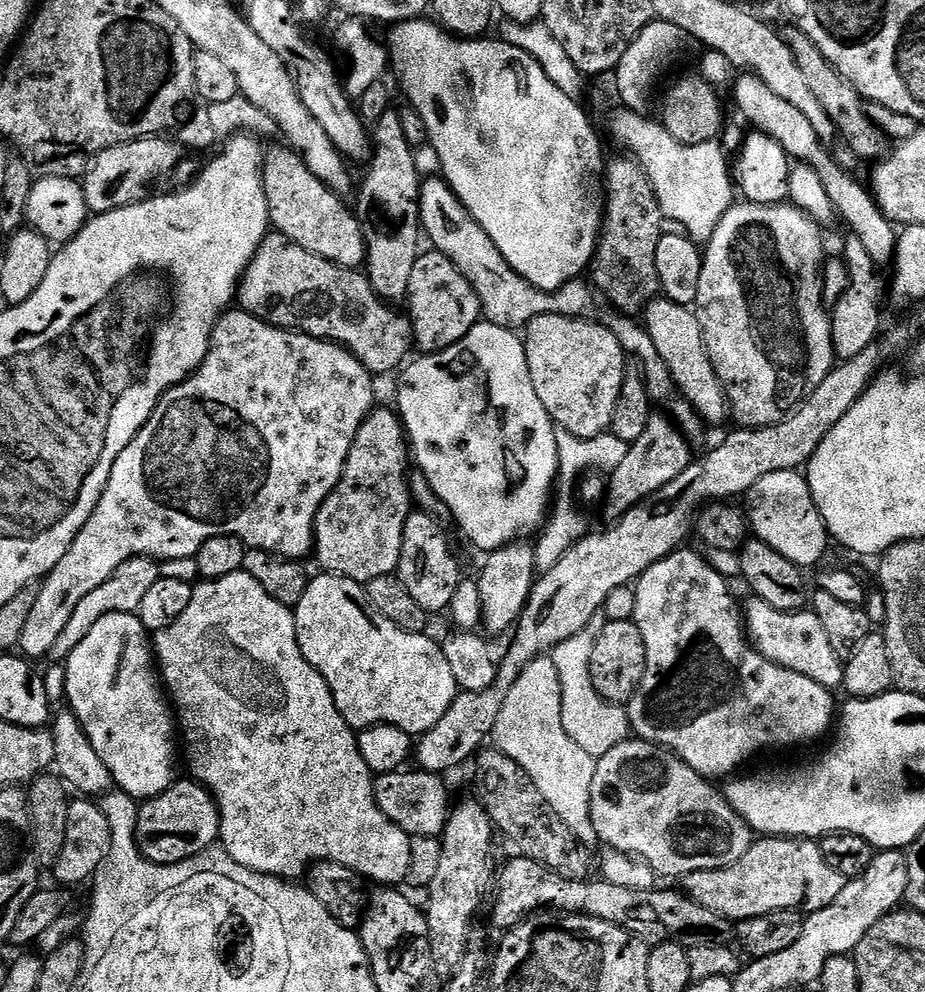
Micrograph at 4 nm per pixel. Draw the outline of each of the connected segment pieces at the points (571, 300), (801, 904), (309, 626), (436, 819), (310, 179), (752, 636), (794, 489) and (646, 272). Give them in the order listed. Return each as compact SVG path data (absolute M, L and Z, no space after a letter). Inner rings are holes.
M428 178L421 183L419 204L423 235L427 239L429 236L432 239L431 247L443 256L448 256L454 267L466 278L466 282L470 282L474 294L478 294L480 310L487 323L523 330L531 320L542 314L584 318L595 306L597 297L583 279L568 281L560 287L559 292L543 292L526 282L508 265L506 258L502 258L498 248L490 242L486 232L478 226L478 222L474 222L474 218L442 178Z
M766 836L757 839L729 868L686 874L682 891L698 906L706 906L706 910L714 910L714 914L730 922L739 922L771 912L817 912L842 894L845 883L845 876L838 874L834 866L826 866L817 841Z
M316 574L306 586L306 594L294 606L296 637L301 654L326 678L340 716L353 730L373 728L376 724L389 724L419 738L428 732L450 710L458 694L454 674L450 674L450 662L446 662L444 649L431 640L431 635L419 632L410 634L398 630L394 622L386 622L370 606L365 585L350 578Z
M408 771L388 772L385 776L375 777L374 787L378 806L382 814L386 814L386 818L390 818L390 822L397 824L408 836L440 838L450 813L448 788L444 785L445 777L435 772Z
M269 147L264 154L269 225L318 258L326 258L340 268L359 269L364 262L365 244L363 226L355 211L349 205L347 208L321 180L310 174L300 153L283 147Z
M755 598L749 601L748 605L743 605L742 619L746 635L757 652L786 670L794 670L806 678L814 678L818 686L836 690L843 685L844 664L834 654L830 640L826 638L826 630L822 630L822 622L818 622L811 610L783 612L774 610L774 606Z
M778 470L778 474L766 474L762 482L747 492L747 500L746 515L755 539L782 554L784 560L794 562L801 570L809 570L827 554L830 545L828 527L824 525L803 471Z
M631 158L616 160L613 164L611 161L607 165L602 176L602 192L606 197L604 200L604 219L600 230L600 241L596 243L596 253L592 255L590 265L592 280L590 279L590 284L601 297L604 295L616 307L613 309L617 313L632 318L643 313L644 309L648 307L648 303L661 295L658 266L654 262L654 254L658 254L658 242L662 235L660 203L646 178L646 174L640 165Z

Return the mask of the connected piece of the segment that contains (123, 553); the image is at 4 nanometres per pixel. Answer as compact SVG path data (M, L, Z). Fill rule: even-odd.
M243 310L225 312L214 326L208 353L200 363L198 371L192 373L182 383L174 385L167 394L160 397L158 406L154 414L150 414L146 426L142 426L142 430L130 442L130 446L126 446L126 450L118 454L118 462L114 462L114 470L110 470L110 478L106 482L102 498L98 498L98 506L94 506L94 514L90 514L86 526L82 526L70 550L66 550L66 558L62 558L62 562L58 562L58 566L54 566L51 574L44 577L39 585L38 602L34 602L34 610L30 610L30 618L22 629L19 651L28 658L47 657L54 642L58 642L58 634L66 630L66 622L70 622L74 606L78 606L78 602L82 602L82 598L86 598L90 590L98 590L98 586L102 586L102 582L110 579L118 570L118 566L122 566L122 562L133 560L135 556L148 556L157 562L191 561L202 546L202 542L219 536L233 536L243 542L245 549L257 548L263 552L283 556L285 560L303 561L305 559L303 556L307 552L309 555L314 548L314 525L318 510L322 502L326 502L334 486L338 486L342 470L346 466L346 458L350 454L350 446L354 446L354 438L362 422L372 413L377 403L376 388L372 383L374 383L372 373L346 351L343 345L303 336L301 332L286 332L283 328L275 328L274 325Z

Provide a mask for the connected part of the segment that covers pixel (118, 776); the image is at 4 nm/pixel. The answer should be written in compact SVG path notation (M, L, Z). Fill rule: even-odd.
M131 612L98 618L94 630L78 642L63 668L67 707L82 722L90 746L106 762L115 787L133 798L165 792L176 772L178 724L154 663L150 634L140 619Z

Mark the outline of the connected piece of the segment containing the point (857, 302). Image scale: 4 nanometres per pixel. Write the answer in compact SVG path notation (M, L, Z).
M849 235L847 239L842 259L848 268L848 289L846 294L842 294L839 302L830 308L832 345L836 351L837 361L858 358L858 354L862 354L866 346L877 343L882 332L880 303L884 300L884 292L886 296L885 281L884 284L880 281L881 269L874 262L874 258L866 254L866 246L862 246L862 242L858 242L858 238L854 235Z

